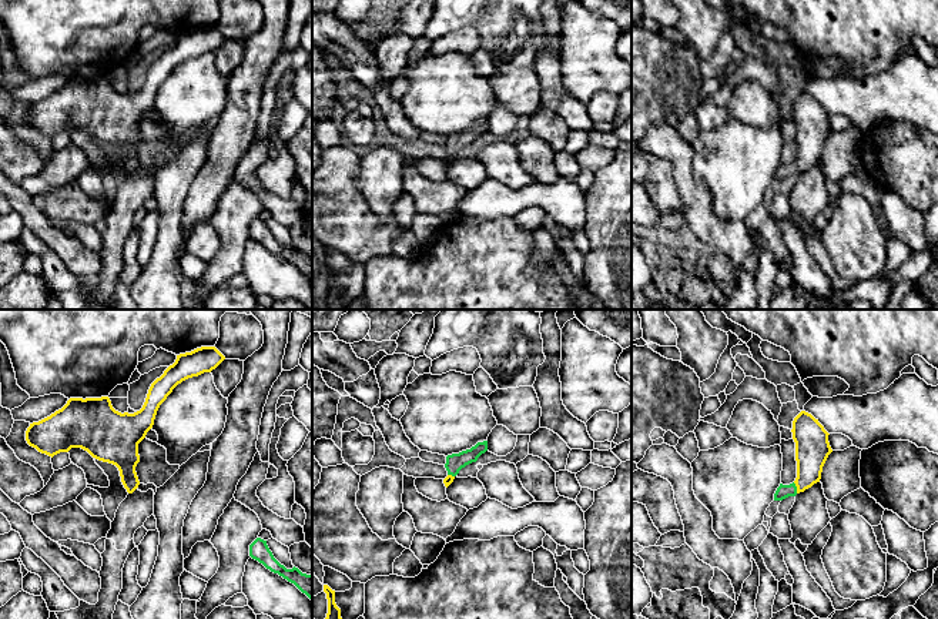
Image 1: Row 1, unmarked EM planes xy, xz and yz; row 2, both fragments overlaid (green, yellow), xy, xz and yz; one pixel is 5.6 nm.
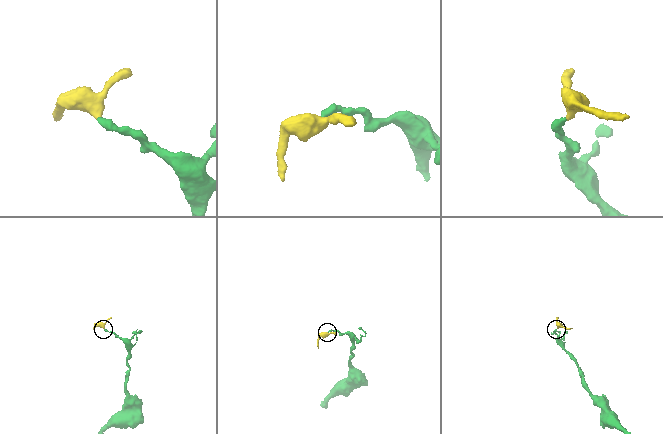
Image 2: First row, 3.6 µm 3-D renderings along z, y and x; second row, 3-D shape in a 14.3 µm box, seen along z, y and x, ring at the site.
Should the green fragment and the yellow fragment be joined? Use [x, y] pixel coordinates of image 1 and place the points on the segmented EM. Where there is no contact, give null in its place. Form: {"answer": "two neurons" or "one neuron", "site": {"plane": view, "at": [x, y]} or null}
{"answer": "one neuron", "site": {"plane": "yz", "at": [796, 488]}}

